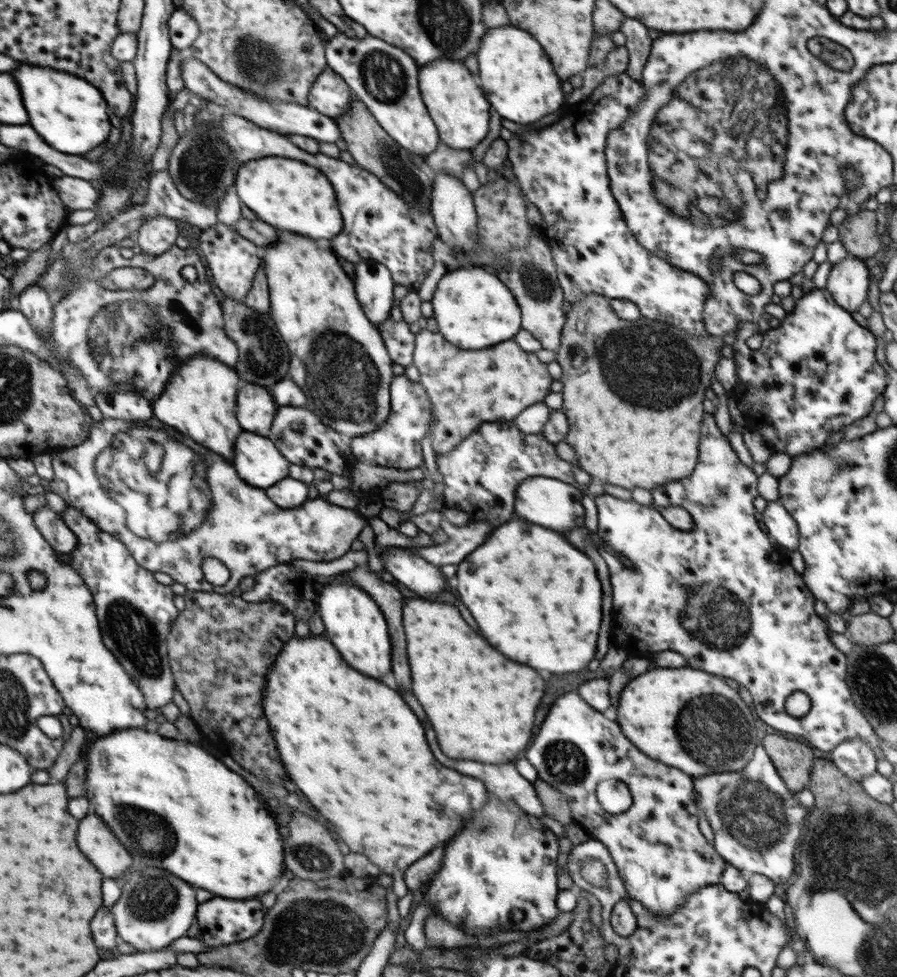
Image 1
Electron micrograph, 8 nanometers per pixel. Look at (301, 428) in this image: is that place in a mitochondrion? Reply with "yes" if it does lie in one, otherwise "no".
yes

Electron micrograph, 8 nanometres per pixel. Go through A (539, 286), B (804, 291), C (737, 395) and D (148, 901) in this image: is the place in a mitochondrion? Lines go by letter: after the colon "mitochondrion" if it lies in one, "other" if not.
A: mitochondrion
B: other
C: other
D: mitochondrion

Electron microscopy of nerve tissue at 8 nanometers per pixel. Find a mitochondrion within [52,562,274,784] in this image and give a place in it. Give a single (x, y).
(134, 636)

